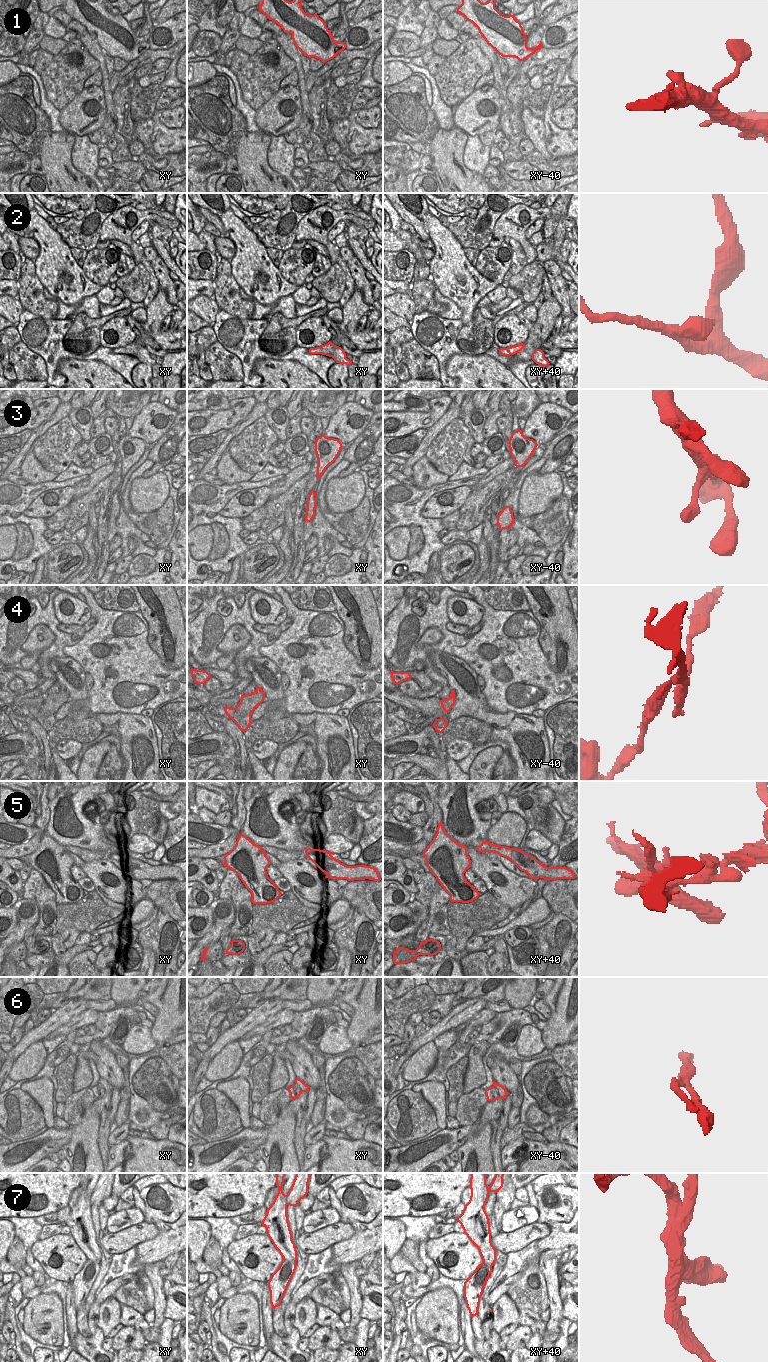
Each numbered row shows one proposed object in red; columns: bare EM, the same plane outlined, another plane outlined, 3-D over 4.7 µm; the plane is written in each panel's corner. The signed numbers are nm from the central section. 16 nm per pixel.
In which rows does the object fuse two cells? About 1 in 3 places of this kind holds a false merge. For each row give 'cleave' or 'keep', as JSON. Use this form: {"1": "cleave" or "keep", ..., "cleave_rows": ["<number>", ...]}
{"1": "keep", "2": "keep", "3": "keep", "4": "cleave", "5": "cleave", "6": "cleave", "7": "cleave", "cleave_rows": ["4", "5", "6", "7"]}

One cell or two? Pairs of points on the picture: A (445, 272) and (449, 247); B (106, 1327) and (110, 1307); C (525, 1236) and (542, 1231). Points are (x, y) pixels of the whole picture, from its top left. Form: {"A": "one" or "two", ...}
{"A": "one", "B": "one", "C": "one"}

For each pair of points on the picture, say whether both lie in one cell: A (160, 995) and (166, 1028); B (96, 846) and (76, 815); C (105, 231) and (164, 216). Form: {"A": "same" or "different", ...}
{"A": "same", "B": "same", "C": "same"}

